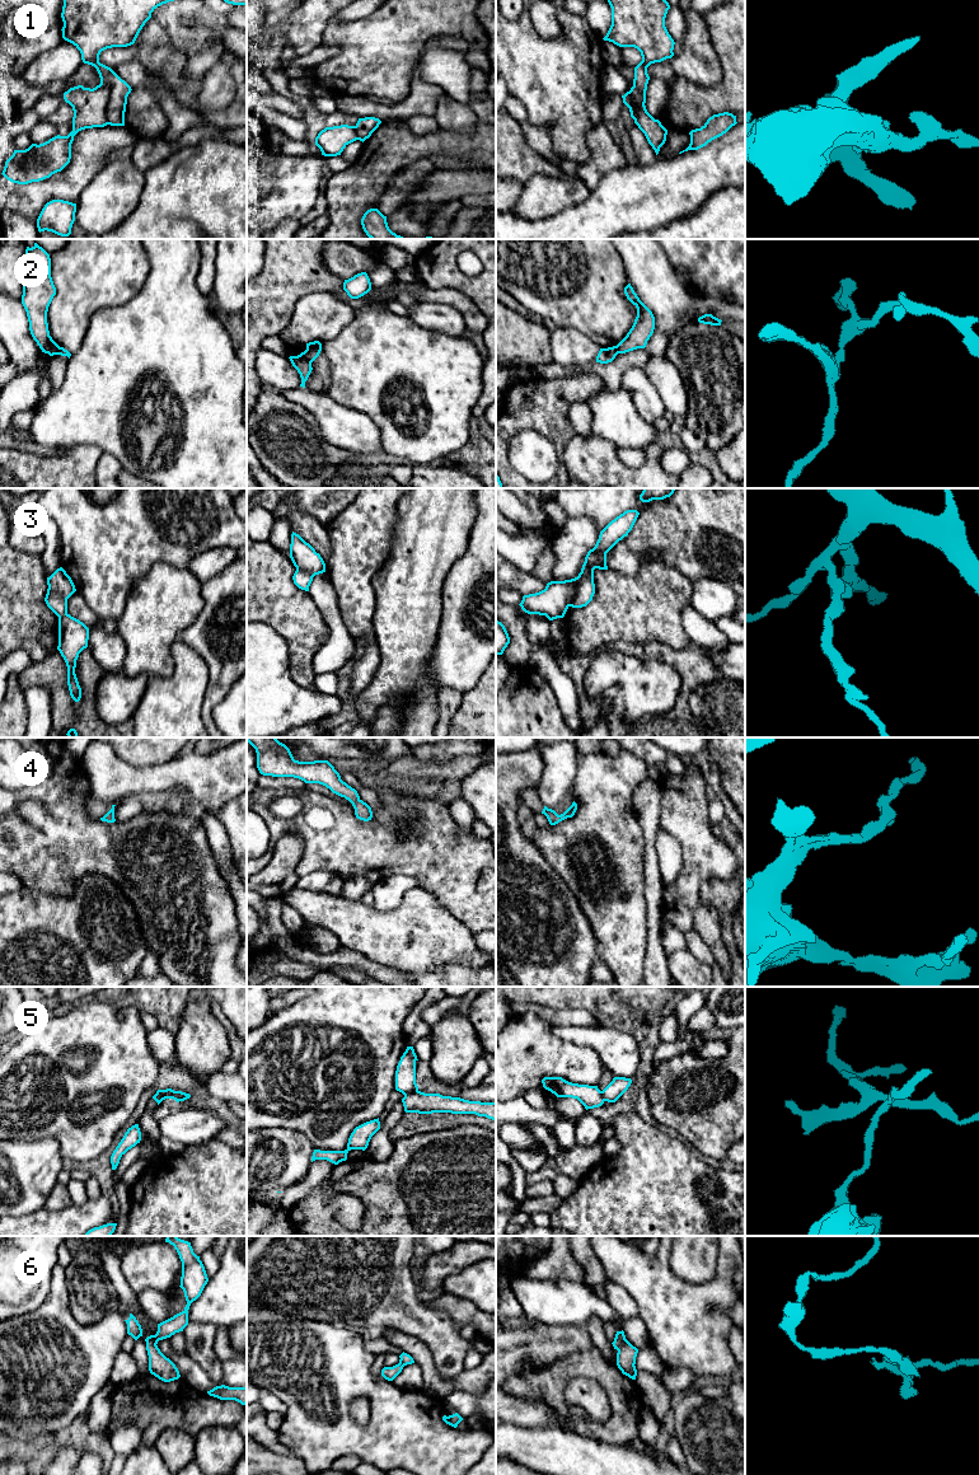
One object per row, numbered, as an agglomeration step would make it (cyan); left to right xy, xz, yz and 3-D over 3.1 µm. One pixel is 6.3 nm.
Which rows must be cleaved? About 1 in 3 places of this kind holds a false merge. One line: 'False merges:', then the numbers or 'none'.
False merges: 1, 2, 3, 5, 6

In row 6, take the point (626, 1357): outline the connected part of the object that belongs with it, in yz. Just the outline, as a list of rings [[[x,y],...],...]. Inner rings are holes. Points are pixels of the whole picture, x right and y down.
[[[627,1339],[624,1344],[617,1353],[617,1366],[622,1371],[623,1375],[628,1376],[632,1380],[636,1380],[637,1369],[636,1369],[636,1357],[638,1349],[633,1347]]]

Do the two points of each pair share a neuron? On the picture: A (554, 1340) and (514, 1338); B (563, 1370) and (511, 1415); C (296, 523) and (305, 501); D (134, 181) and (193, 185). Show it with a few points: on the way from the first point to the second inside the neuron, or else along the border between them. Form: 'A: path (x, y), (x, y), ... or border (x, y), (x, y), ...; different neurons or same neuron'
A: path (544, 1340), (524, 1340); same neuron
B: border (509, 1392), (523, 1398), (538, 1398), (556, 1414); different neurons
C: border (282, 518), (296, 507), (324, 525); different neurons
D: border (144, 173), (144, 186), (139, 204), (132, 210); different neurons

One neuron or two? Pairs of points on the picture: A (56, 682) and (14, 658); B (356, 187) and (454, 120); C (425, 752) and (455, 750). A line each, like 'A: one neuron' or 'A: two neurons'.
A: two neurons
B: two neurons
C: one neuron

